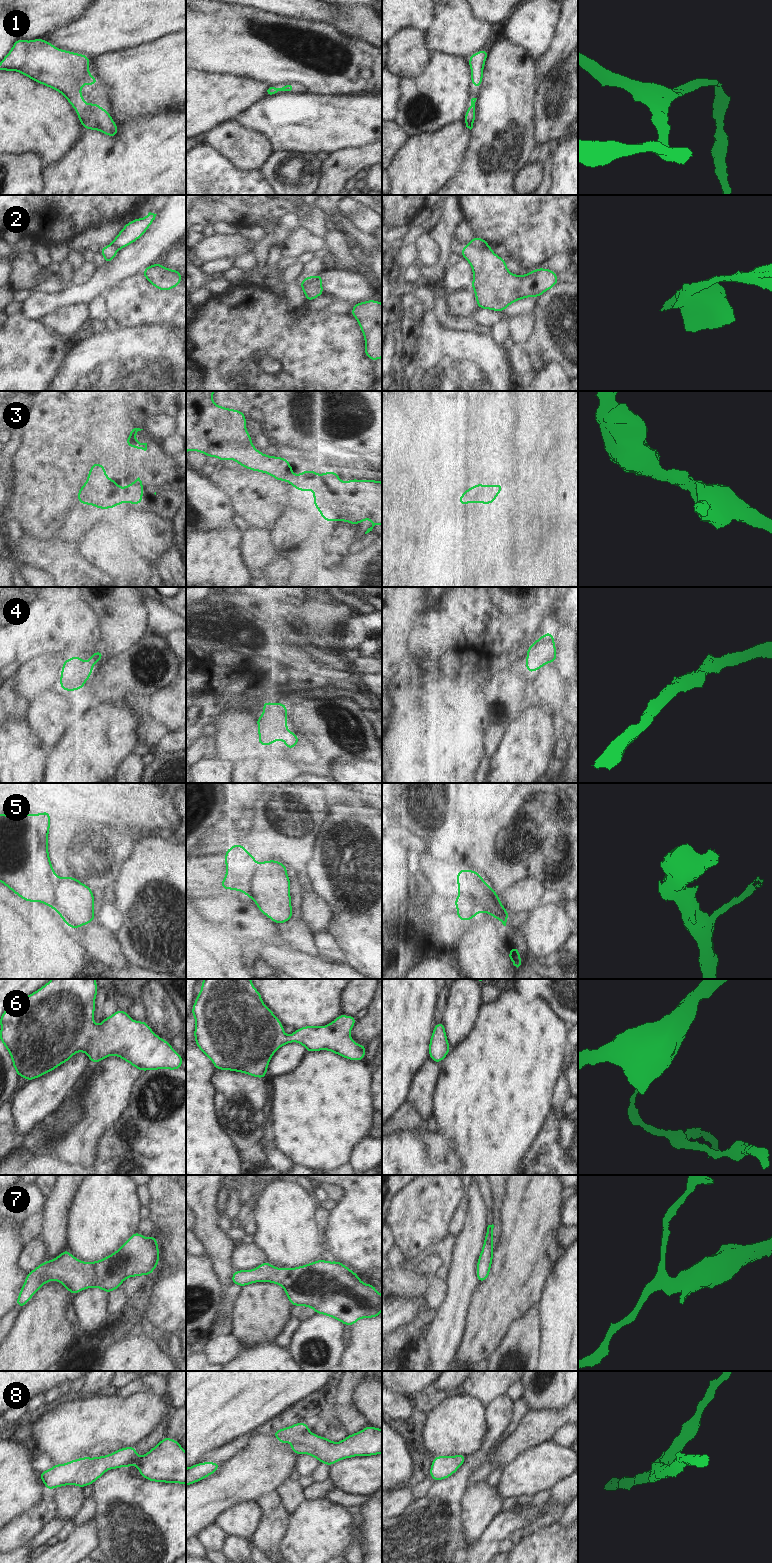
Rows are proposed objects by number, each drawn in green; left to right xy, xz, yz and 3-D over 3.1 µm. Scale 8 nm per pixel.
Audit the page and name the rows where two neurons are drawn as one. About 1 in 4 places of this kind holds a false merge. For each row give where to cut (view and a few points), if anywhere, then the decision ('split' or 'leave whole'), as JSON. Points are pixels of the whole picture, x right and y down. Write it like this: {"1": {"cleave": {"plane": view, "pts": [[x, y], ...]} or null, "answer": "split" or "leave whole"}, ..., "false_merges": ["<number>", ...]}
{"1": {"cleave": null, "answer": "leave whole"}, "2": {"cleave": {"plane": "yz", "pts": [[467, 245], [481, 248], [487, 247]]}, "answer": "split"}, "3": {"cleave": null, "answer": "leave whole"}, "4": {"cleave": null, "answer": "leave whole"}, "5": {"cleave": {"plane": "xy", "pts": [[56, 876], [55, 909]]}, "answer": "split"}, "6": {"cleave": null, "answer": "leave whole"}, "7": {"cleave": null, "answer": "leave whole"}, "8": {"cleave": null, "answer": "leave whole"}, "false_merges": ["2", "5"]}

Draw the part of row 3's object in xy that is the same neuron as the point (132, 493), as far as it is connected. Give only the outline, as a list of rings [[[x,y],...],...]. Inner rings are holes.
[[[92,463],[86,482],[77,493],[77,500],[97,509],[111,509],[123,502],[141,505],[143,494],[144,487],[139,477],[121,489],[115,480],[106,476],[103,464]]]

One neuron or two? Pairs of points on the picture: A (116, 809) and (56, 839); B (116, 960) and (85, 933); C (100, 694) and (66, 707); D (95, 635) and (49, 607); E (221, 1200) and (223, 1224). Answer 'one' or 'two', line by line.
A: two
B: one
C: two
D: one
E: one

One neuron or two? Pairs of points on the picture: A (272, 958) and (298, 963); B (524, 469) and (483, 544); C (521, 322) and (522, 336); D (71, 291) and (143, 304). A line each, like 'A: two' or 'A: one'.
A: one
B: one
C: one
D: two

